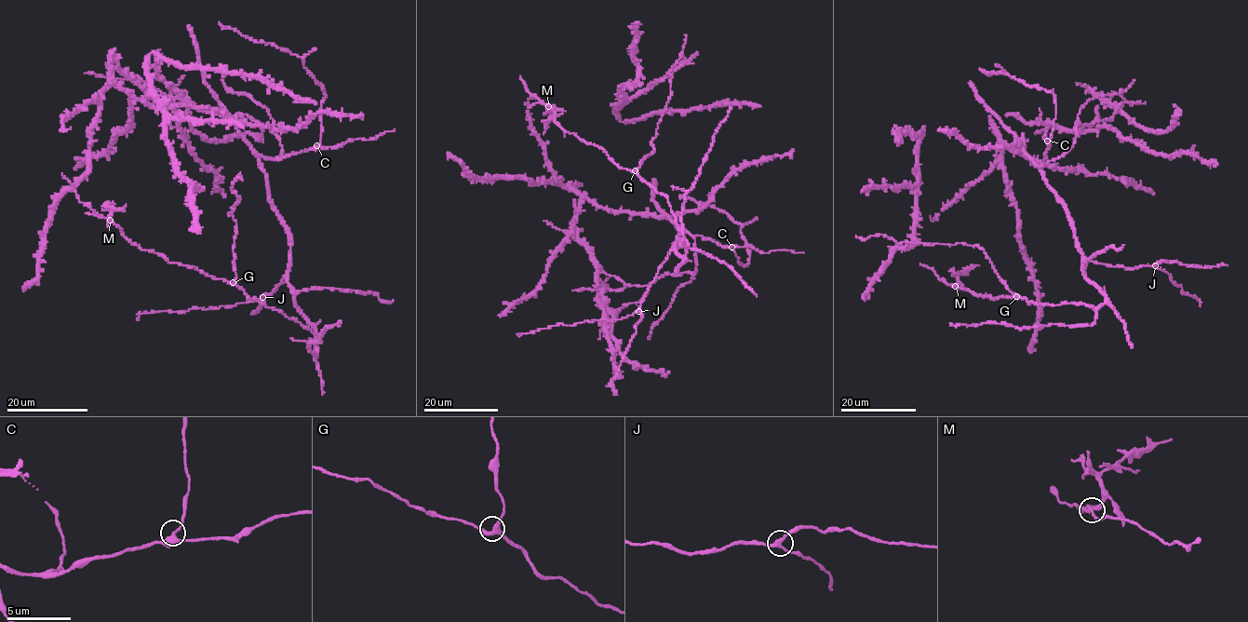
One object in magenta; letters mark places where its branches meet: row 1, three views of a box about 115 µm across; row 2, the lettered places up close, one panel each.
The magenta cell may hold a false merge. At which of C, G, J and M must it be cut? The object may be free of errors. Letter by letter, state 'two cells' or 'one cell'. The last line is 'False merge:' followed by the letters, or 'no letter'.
C: one cell
G: one cell
J: one cell
M: two cells
False merge: M

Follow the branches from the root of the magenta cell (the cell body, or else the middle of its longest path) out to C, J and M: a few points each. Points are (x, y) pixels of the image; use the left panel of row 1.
C: (308, 328), (318, 340), (287, 278), (289, 232), (273, 205), (258, 157), (284, 158), (316, 145)
J: (308, 328), (318, 340), (315, 328), (299, 310), (293, 290), (285, 277), (270, 295), (262, 297)
M: (308, 328), (249, 298), (234, 284), (141, 250), (110, 220)

